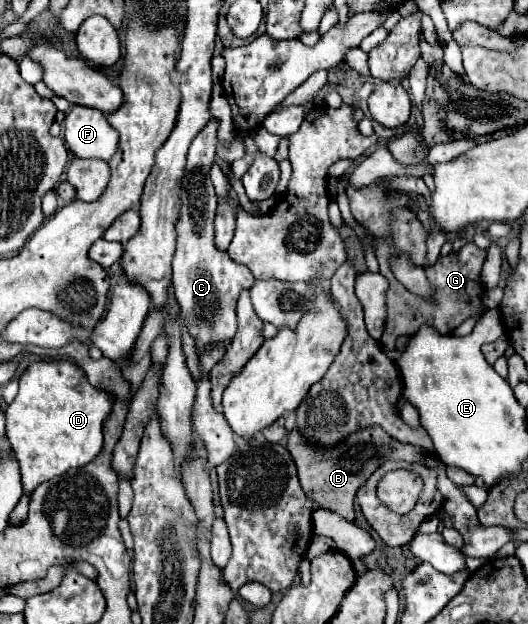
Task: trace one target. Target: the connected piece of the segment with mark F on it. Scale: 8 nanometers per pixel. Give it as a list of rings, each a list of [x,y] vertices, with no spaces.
[[[73,106],[71,112],[67,112],[67,116],[65,116],[65,144],[69,146],[73,156],[97,158],[97,160],[109,162],[113,158],[113,154],[117,152],[117,142],[119,142],[119,134],[107,122],[107,118],[101,110],[87,108],[87,106]]]

